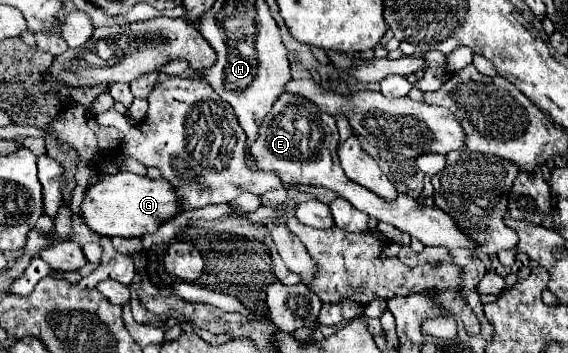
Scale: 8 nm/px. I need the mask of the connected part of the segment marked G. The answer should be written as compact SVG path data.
M135 173L103 175L85 193L81 205L81 215L89 229L109 237L141 237L155 233L163 225L163 221L175 217L177 213L177 193L173 193L173 185L169 185L169 181L149 179Z

